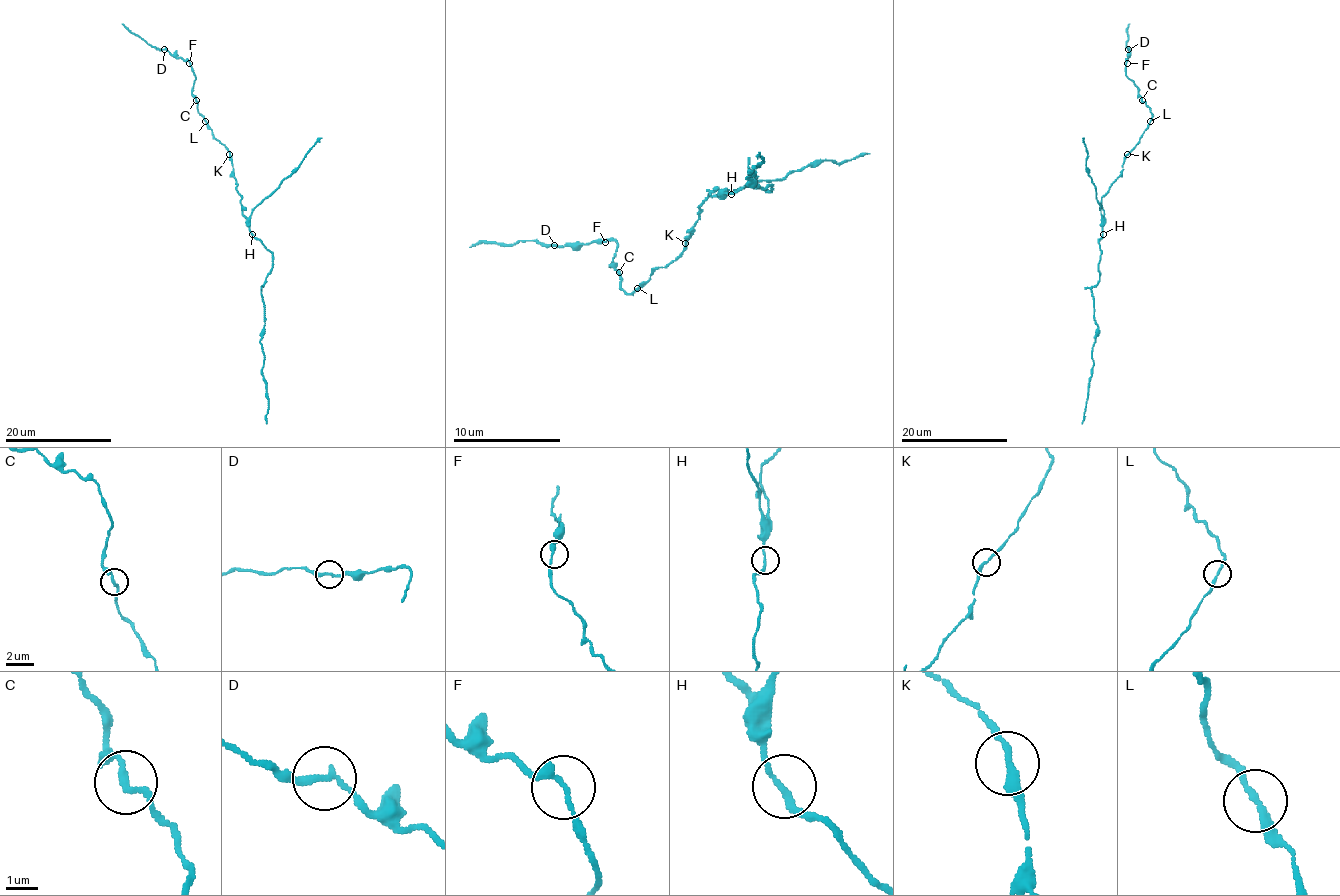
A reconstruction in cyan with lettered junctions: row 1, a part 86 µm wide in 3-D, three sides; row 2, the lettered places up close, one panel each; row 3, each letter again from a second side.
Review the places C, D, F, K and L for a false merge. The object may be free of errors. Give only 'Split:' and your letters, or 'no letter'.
Split: no letter

